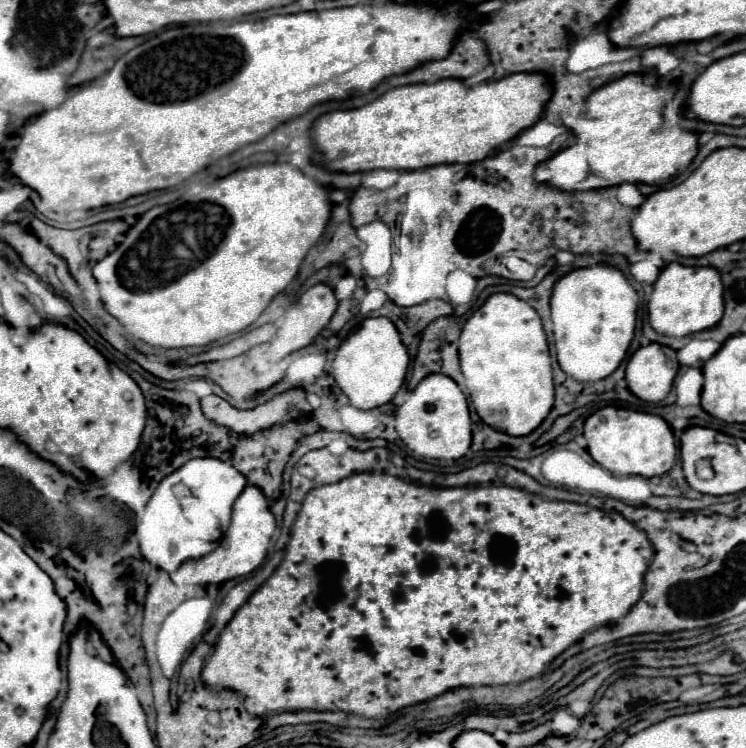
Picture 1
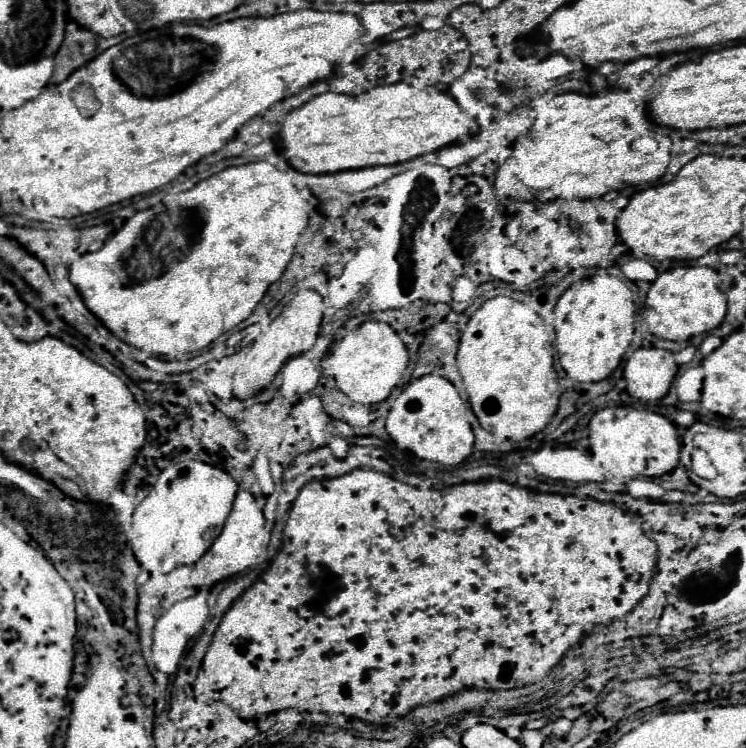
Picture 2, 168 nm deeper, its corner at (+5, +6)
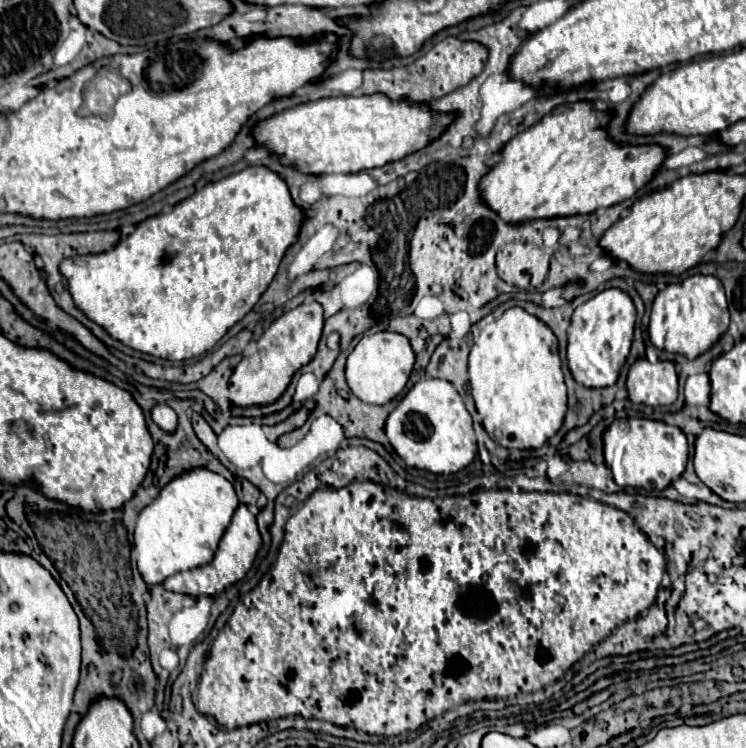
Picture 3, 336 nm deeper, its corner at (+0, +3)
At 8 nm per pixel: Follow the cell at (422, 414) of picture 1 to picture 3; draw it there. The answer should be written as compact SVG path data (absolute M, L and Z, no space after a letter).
M422 378L408 390L386 420L386 434L396 454L414 468L434 474L454 474L476 456L476 434L472 416L458 390L442 378Z

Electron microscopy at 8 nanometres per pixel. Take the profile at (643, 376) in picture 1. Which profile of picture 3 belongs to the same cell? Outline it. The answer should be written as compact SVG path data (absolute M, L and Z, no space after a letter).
M638 358L628 372L628 398L636 404L664 406L678 398L678 374L670 360L658 360L656 364L646 358Z

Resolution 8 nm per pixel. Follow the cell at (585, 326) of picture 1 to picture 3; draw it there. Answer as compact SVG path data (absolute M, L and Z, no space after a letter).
M606 288L580 304L568 328L568 368L572 378L588 388L612 386L626 362L636 322L636 306L620 288Z

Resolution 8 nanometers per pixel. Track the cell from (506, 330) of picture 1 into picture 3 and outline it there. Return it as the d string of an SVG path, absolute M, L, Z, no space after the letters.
M508 308L474 338L468 356L470 390L482 424L504 448L534 450L558 432L566 414L566 384L554 332L524 308Z

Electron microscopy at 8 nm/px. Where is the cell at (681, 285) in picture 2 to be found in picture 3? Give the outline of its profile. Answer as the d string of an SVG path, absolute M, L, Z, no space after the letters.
M694 274L678 284L668 284L654 300L654 314L658 314L652 316L650 322L654 344L658 346L658 338L664 338L662 344L664 350L680 352L686 354L688 358L696 358L698 354L706 352L728 330L730 322L728 302L722 282L716 276L704 276L704 274Z

